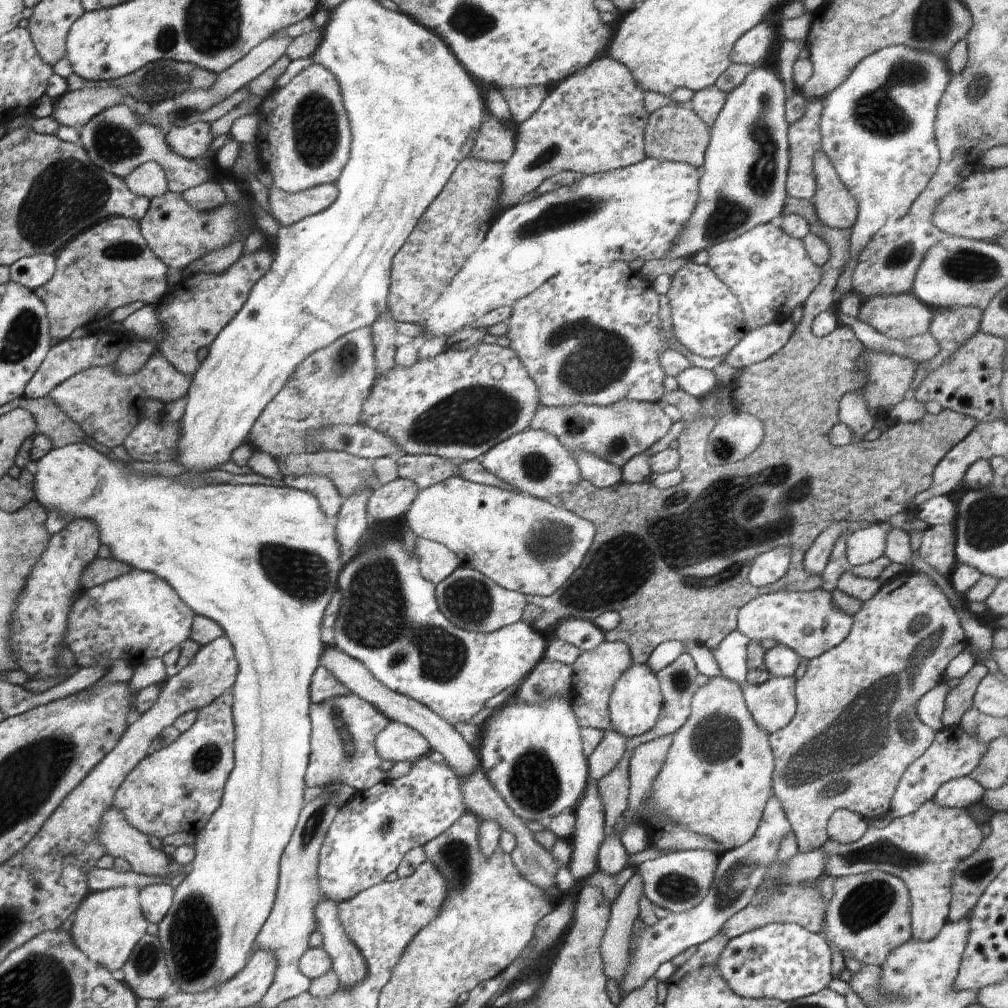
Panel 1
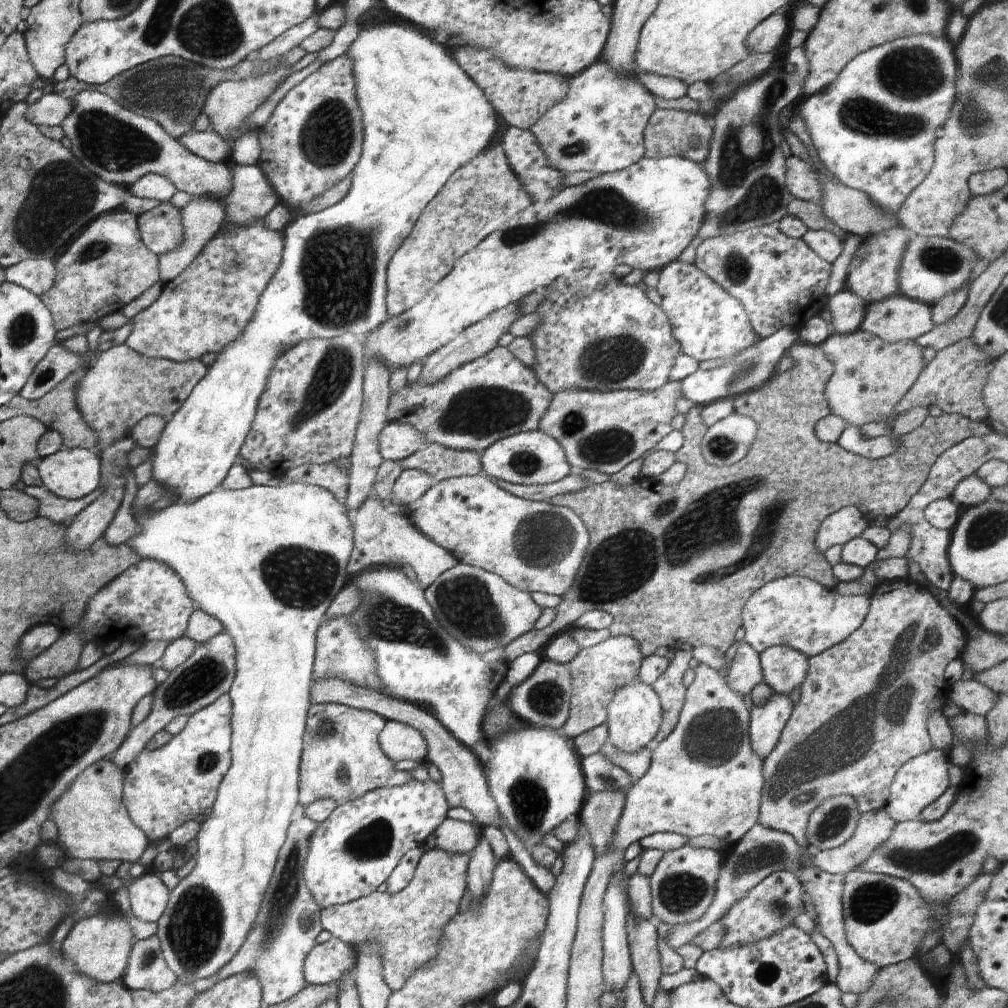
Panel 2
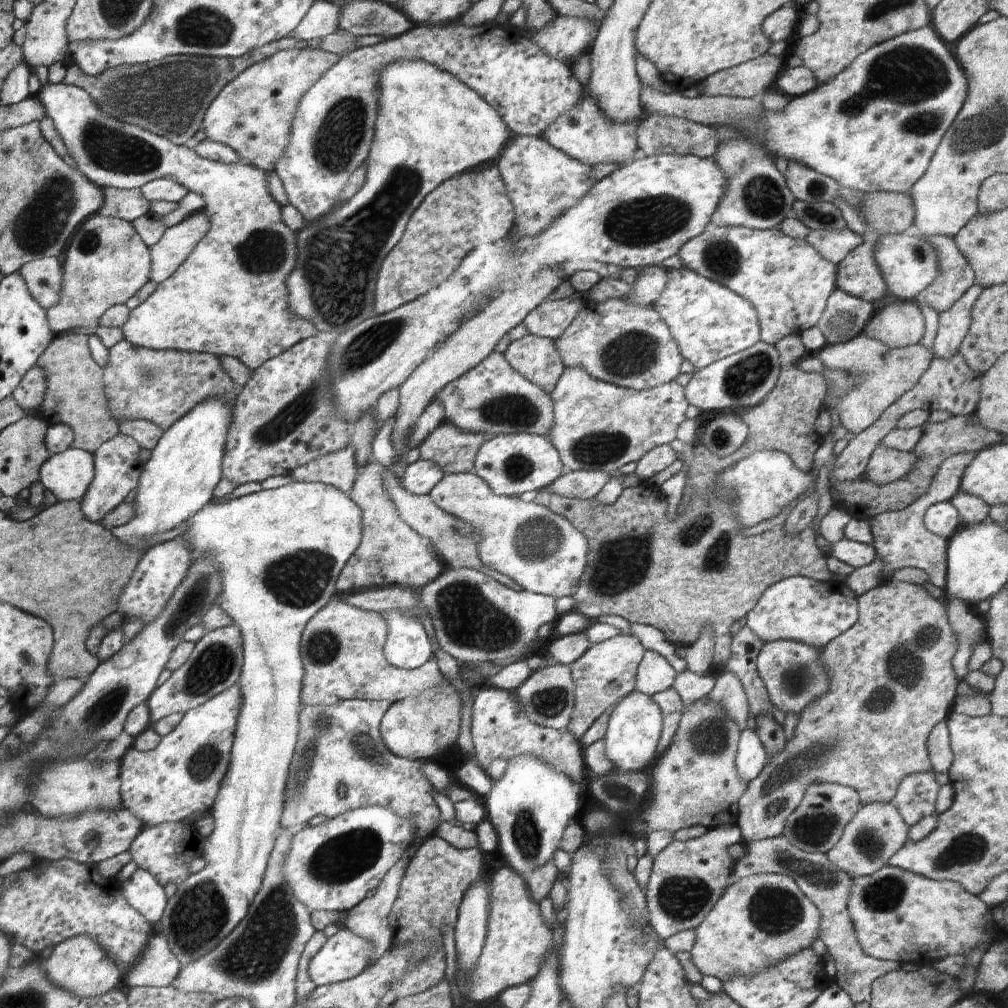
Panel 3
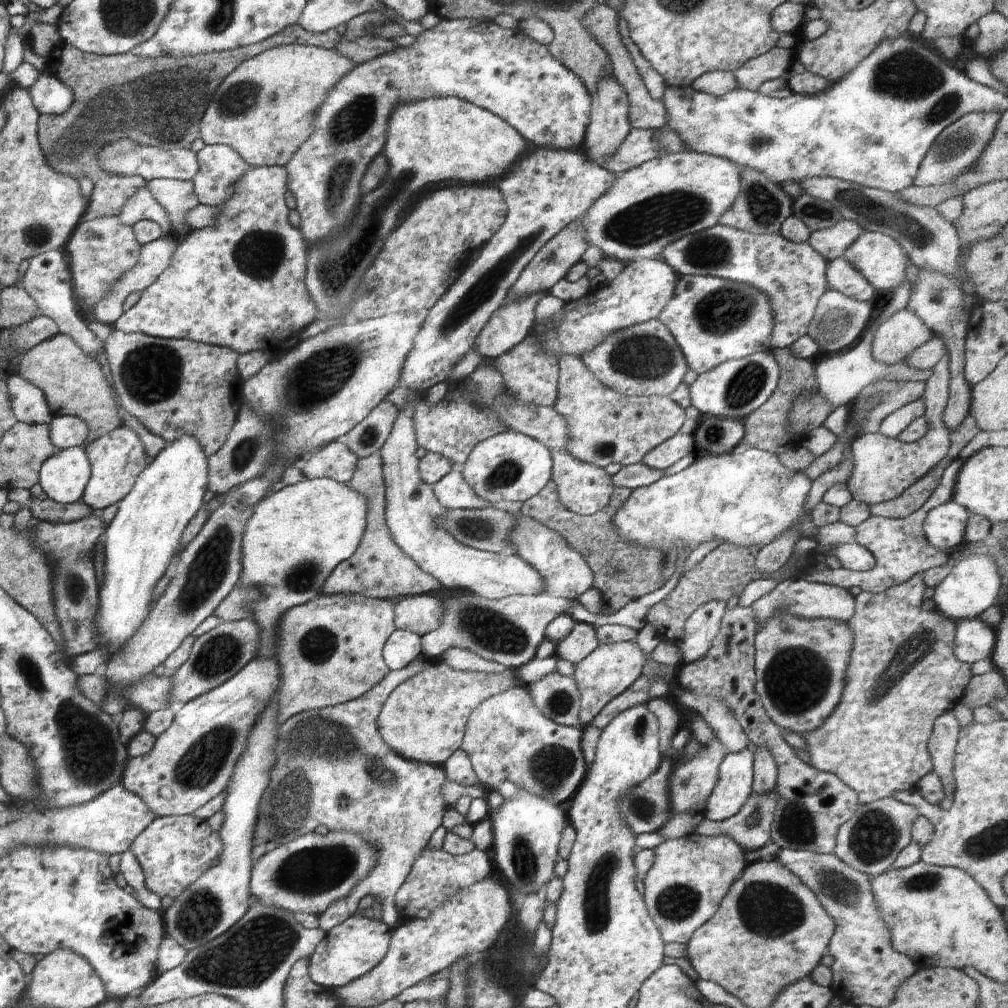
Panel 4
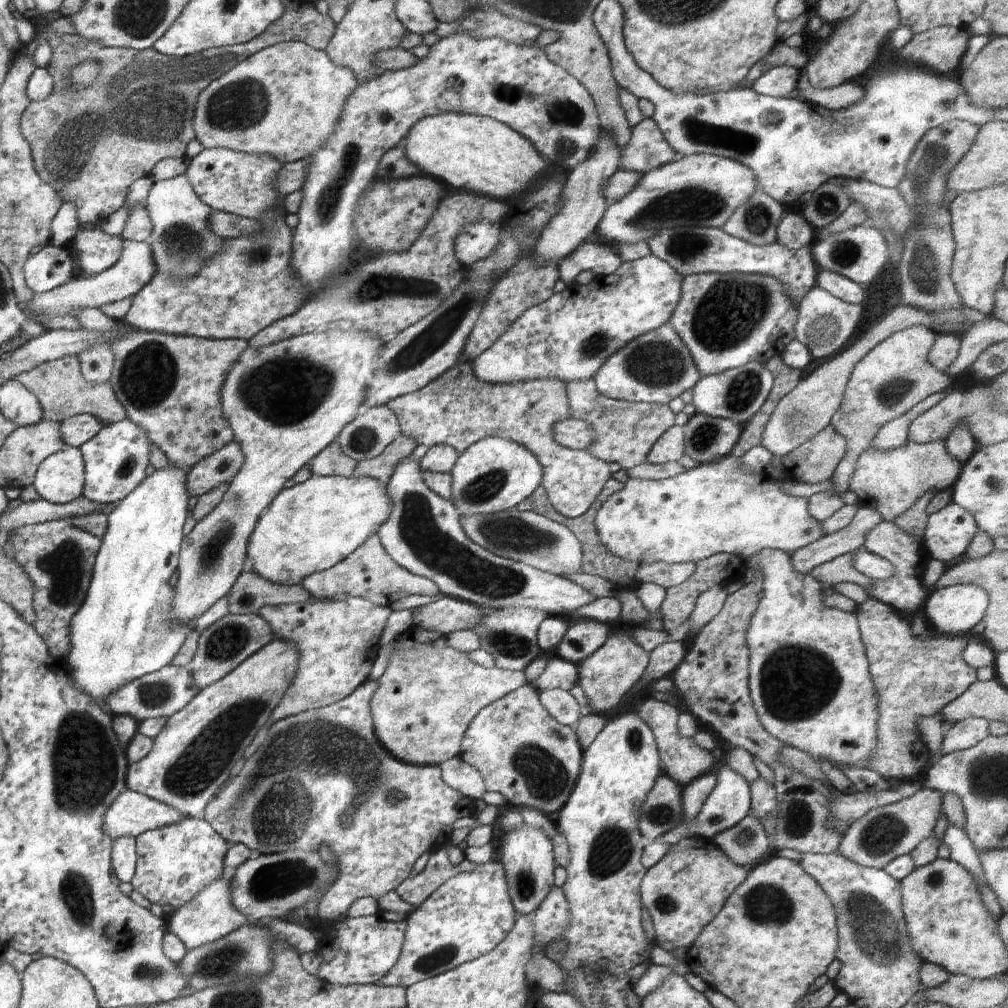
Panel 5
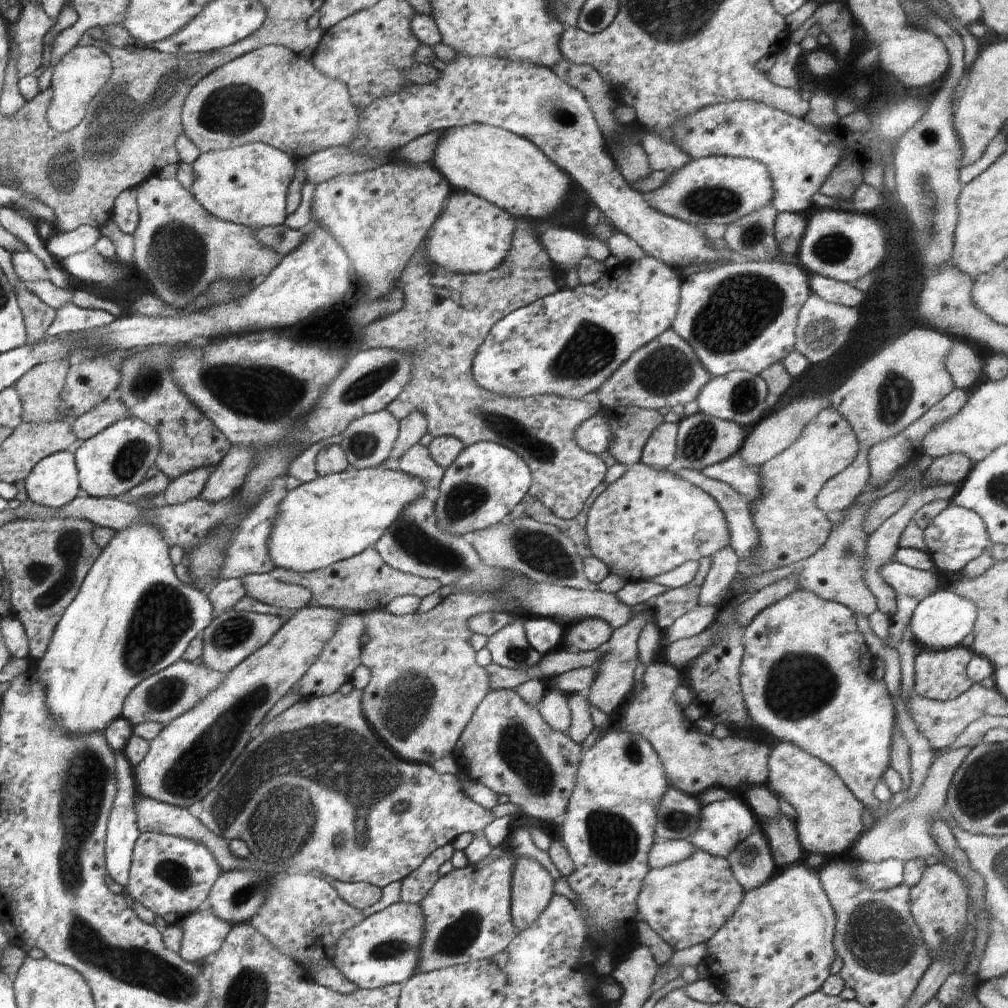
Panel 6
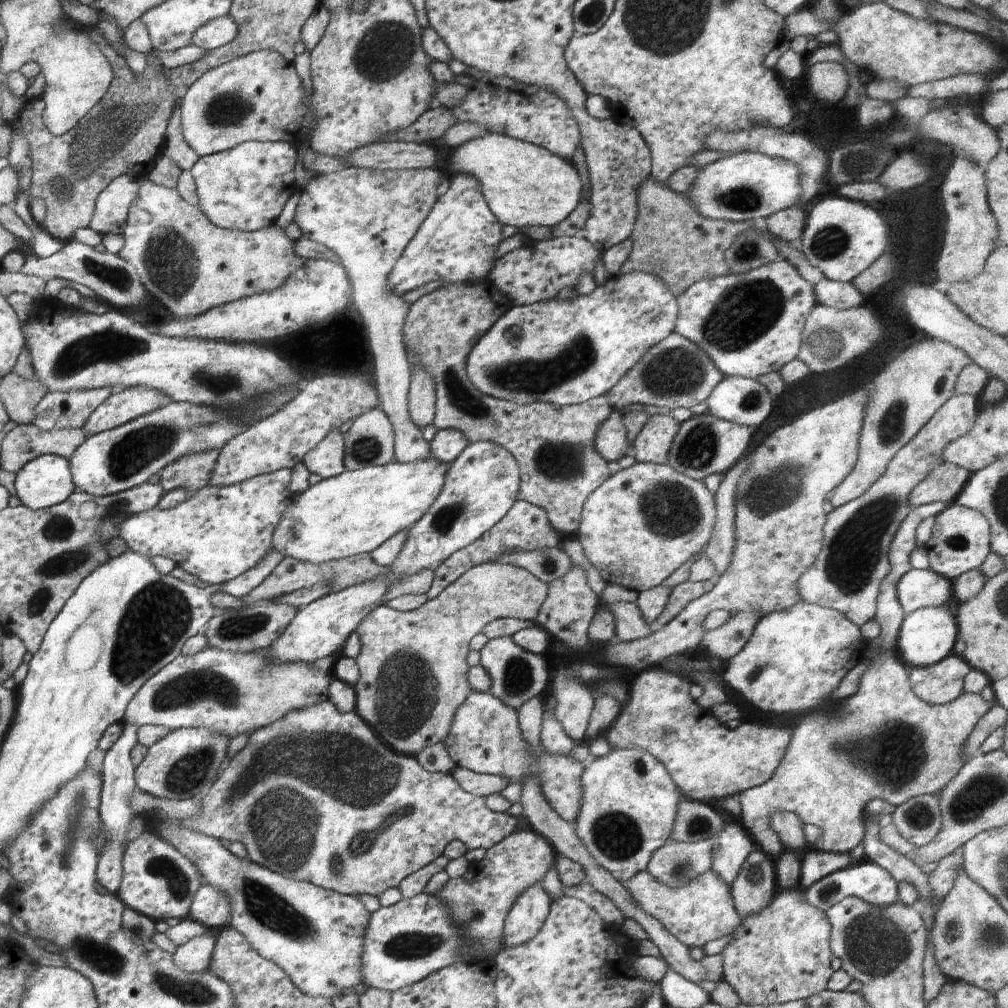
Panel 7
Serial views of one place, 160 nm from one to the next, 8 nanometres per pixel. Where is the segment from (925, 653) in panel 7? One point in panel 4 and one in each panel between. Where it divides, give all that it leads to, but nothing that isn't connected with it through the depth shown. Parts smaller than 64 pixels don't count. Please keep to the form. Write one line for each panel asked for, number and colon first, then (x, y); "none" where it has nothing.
4: (973, 585)
5: (955, 610)
6: (942, 620)

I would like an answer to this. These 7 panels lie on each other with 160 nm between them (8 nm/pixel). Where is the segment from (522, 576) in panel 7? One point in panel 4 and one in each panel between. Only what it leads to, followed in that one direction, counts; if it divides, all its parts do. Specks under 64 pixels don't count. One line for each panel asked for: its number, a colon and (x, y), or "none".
4: (423, 719)
5: (428, 694)
6: (425, 684)

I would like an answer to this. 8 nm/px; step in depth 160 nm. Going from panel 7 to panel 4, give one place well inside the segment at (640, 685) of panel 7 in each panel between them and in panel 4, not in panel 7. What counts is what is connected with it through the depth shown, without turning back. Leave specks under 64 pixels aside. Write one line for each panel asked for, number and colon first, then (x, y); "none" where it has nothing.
4: (668, 719)
5: (682, 761)
6: (693, 762)

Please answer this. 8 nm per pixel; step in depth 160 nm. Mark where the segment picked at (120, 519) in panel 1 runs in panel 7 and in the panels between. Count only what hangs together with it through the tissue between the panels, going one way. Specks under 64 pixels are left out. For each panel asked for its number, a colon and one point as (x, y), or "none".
2: (266, 561)
3: (280, 551)
4: (296, 536)
5: (311, 526)
6: (332, 518)
7: (353, 513)

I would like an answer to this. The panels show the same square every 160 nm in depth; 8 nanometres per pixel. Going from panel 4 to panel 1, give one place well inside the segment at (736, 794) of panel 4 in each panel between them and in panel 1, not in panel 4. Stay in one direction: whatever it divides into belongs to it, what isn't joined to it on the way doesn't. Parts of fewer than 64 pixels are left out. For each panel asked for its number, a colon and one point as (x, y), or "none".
1: (772, 704)
2: (766, 723)
3: (751, 756)

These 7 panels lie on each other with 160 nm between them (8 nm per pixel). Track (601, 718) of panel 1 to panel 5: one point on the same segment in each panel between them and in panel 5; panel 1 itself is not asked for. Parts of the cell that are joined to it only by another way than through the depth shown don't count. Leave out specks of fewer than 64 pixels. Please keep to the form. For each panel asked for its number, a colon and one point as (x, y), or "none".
2: (597, 672)
3: (605, 673)
4: (606, 672)
5: (608, 674)

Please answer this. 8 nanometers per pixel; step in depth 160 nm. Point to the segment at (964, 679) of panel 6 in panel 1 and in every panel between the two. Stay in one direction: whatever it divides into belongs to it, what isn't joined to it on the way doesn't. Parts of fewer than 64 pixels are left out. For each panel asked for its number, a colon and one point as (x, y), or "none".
1: (856, 730)
2: (865, 702)
3: (892, 680)
4: (902, 674)
5: (914, 676)

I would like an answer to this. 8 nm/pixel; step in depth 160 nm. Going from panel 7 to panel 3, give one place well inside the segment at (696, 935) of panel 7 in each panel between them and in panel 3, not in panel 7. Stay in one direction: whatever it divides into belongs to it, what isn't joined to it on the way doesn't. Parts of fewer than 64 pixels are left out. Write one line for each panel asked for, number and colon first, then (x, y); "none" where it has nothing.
3: (687, 878)
4: (690, 876)
5: (683, 892)
6: (686, 904)

